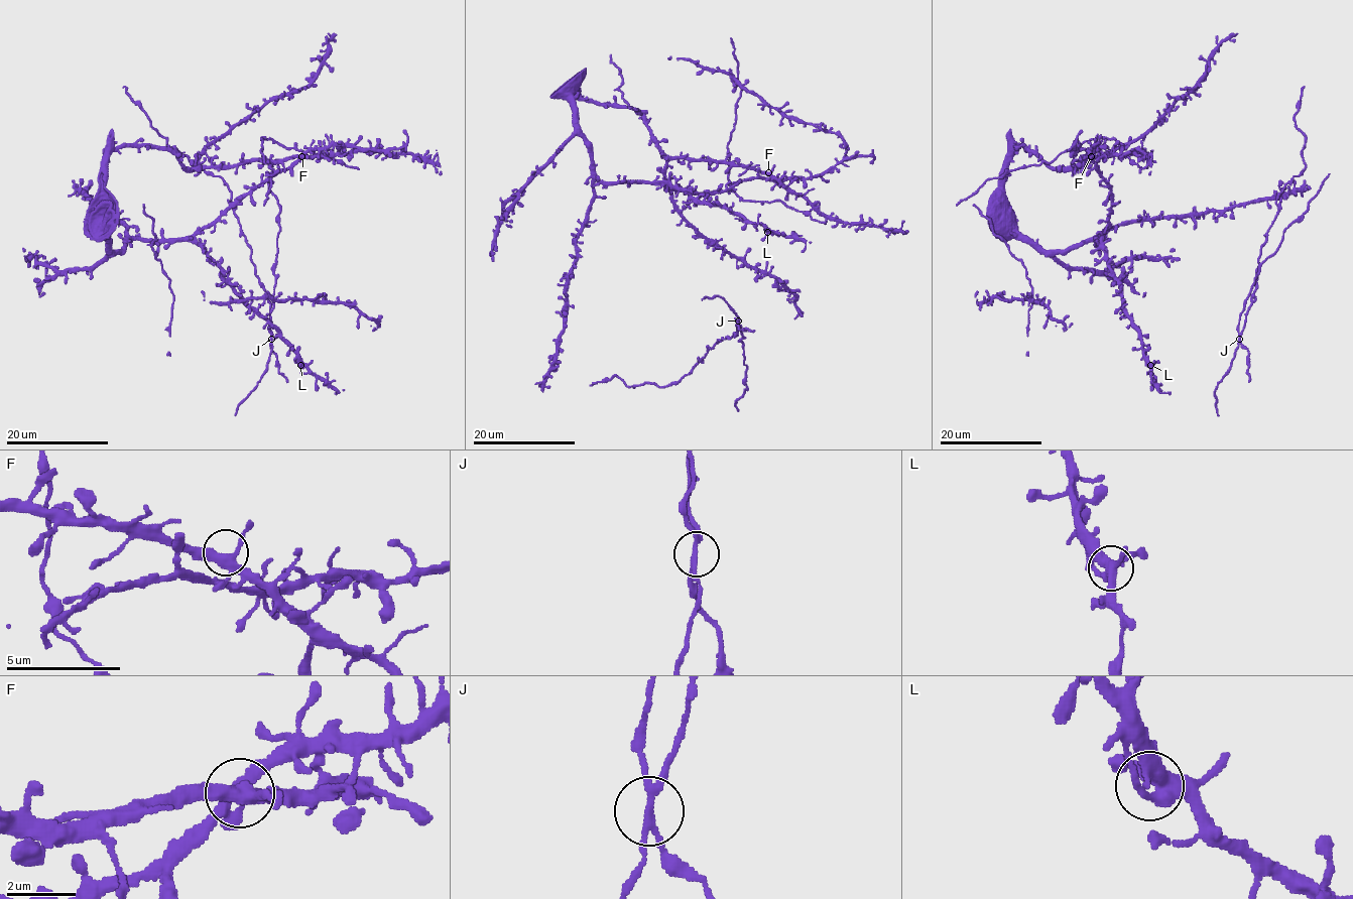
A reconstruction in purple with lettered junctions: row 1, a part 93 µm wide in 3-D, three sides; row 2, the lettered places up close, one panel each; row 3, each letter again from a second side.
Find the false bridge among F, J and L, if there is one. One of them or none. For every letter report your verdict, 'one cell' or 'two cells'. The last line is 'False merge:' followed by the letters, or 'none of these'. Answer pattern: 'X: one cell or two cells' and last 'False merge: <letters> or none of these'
F: one cell
J: two cells
L: one cell
False merge: J

